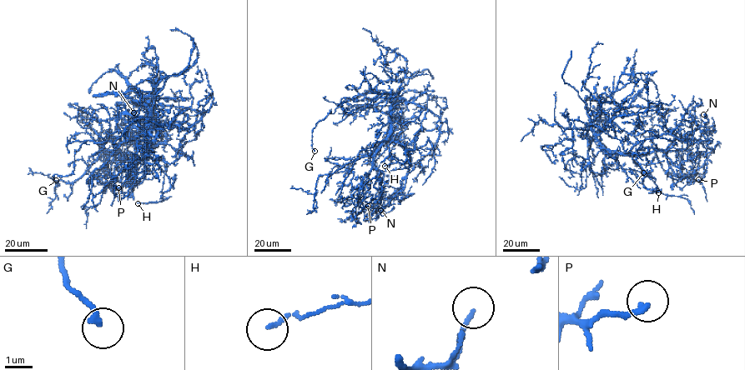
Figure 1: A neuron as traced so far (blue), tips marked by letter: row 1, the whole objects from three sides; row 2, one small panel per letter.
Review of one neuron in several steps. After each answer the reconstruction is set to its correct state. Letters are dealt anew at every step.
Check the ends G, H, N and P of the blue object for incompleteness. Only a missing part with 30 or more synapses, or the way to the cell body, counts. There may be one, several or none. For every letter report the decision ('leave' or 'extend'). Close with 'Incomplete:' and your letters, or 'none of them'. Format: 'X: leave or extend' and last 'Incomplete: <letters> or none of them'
G: leave
H: leave
N: leave
P: leave
Incomplete: none of them

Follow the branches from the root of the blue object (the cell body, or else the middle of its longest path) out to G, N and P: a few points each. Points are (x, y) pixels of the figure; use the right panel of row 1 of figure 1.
G: (596, 136), (588, 130), (586, 137), (590, 143), (588, 139), (596, 138), (606, 147), (607, 167), (643, 172)
N: (596, 136), (606, 148), (620, 152), (666, 152), (675, 138), (706, 124), (707, 116), (703, 114)
P: (596, 136), (606, 148), (620, 152), (688, 150), (698, 158), (699, 167), (707, 161), (704, 177), (698, 179)

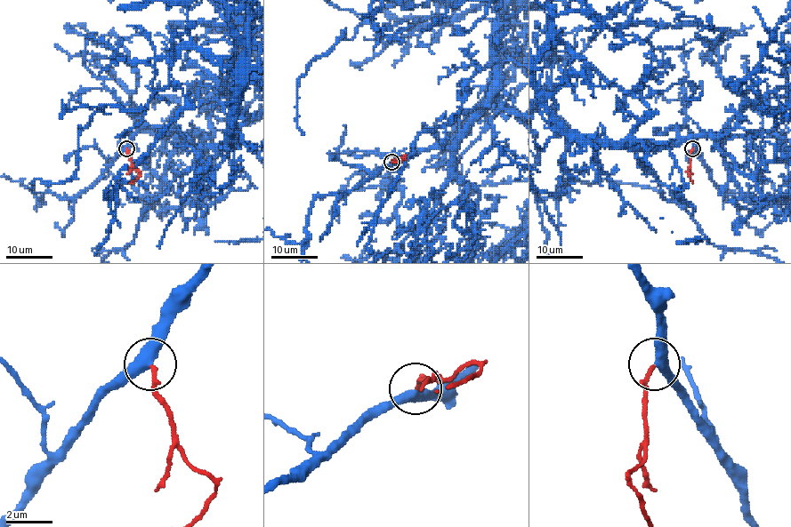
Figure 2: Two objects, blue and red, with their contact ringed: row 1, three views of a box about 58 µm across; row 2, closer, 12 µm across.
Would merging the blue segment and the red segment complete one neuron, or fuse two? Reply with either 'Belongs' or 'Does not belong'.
Belongs

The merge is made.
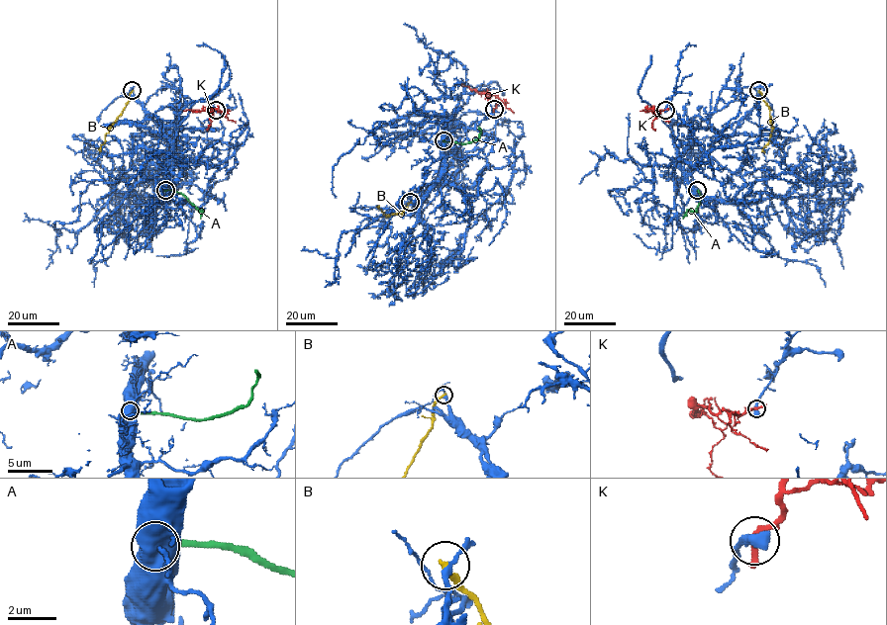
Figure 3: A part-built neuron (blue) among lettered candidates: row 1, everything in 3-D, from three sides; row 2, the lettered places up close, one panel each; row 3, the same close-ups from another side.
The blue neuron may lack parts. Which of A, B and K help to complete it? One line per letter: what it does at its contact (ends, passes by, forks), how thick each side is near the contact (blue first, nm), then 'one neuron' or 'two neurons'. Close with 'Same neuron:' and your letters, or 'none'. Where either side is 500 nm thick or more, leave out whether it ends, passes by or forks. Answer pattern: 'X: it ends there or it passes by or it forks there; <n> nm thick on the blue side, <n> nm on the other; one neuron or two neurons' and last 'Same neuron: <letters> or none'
A: 750 nm thick on the blue side, 320 nm on the other; two neurons
B: it ends there; 200 nm thick on the blue side, 240 nm on the other; two neurons
K: 500 nm thick on the blue side, 340 nm on the other; two neurons
Same neuron: none

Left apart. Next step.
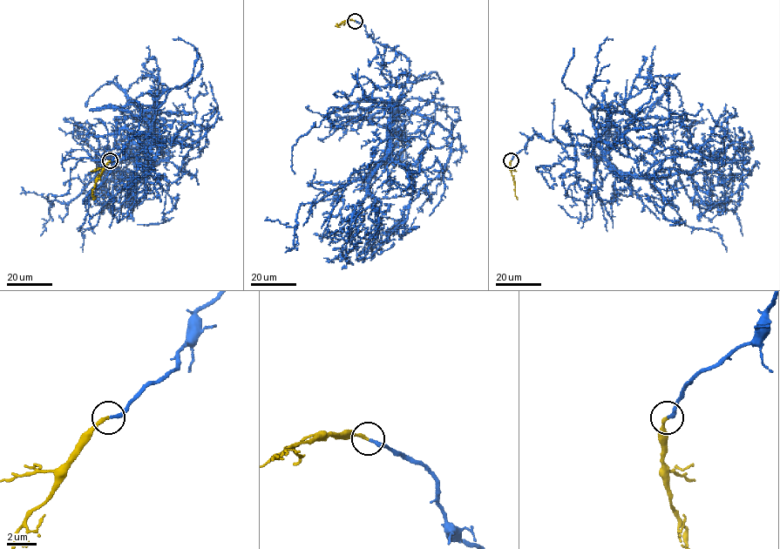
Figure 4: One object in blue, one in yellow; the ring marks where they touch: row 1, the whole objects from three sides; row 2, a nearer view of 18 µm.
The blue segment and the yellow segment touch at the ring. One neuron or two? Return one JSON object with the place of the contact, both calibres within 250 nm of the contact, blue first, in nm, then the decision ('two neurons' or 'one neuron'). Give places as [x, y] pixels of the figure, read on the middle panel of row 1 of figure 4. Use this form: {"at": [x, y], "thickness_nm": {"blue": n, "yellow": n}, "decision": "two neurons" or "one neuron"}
{"at": [355, 21], "thickness_nm": {"blue": 240, "yellow": 240}, "decision": "one neuron"}

